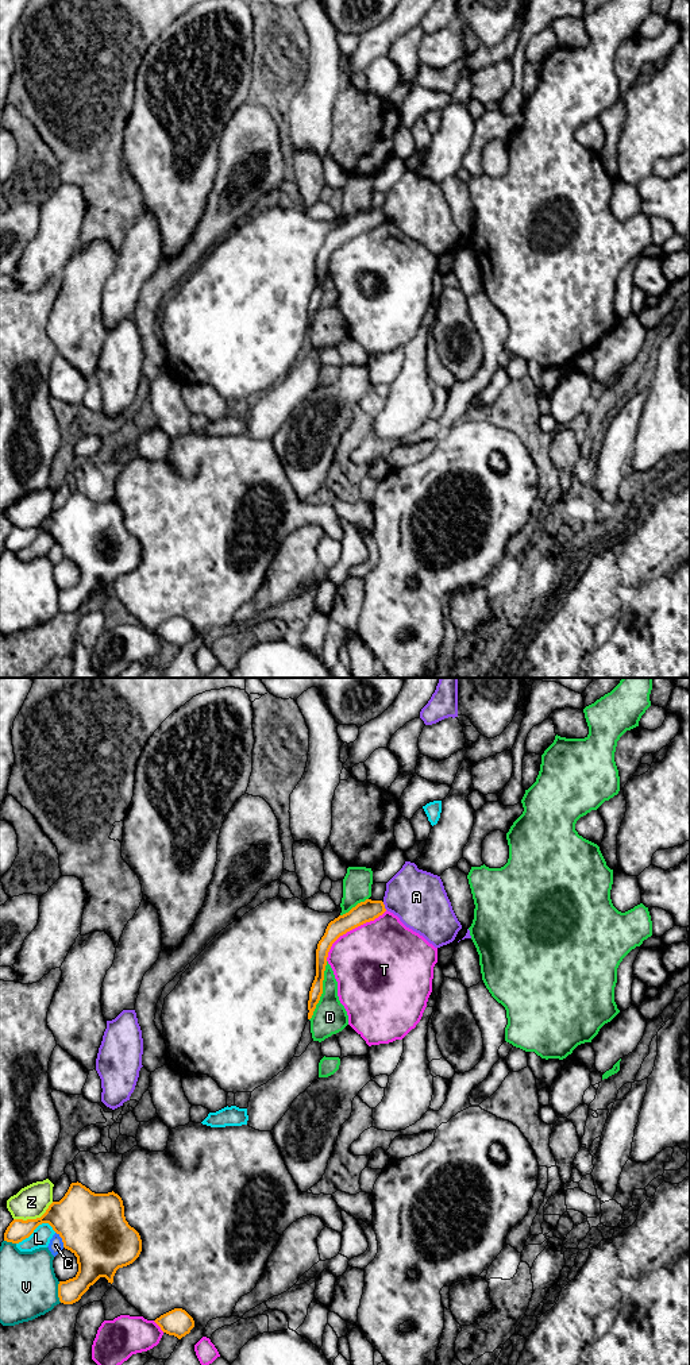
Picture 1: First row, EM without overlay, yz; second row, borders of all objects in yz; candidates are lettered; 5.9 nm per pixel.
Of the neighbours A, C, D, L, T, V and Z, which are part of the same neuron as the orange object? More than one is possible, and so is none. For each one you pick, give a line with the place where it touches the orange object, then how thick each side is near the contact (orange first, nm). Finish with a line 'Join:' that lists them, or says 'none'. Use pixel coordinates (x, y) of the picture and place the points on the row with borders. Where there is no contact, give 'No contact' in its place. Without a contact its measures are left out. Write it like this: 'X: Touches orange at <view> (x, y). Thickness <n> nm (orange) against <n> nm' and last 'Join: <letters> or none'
Join: none

